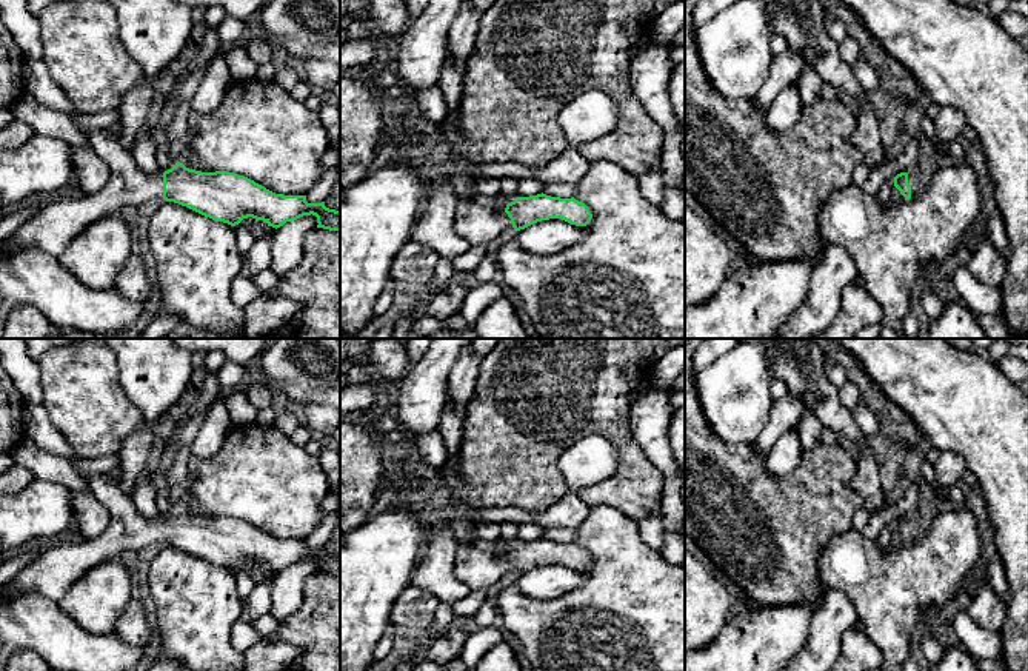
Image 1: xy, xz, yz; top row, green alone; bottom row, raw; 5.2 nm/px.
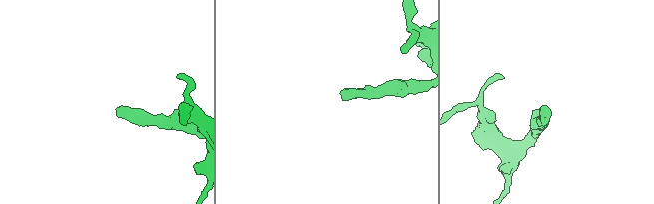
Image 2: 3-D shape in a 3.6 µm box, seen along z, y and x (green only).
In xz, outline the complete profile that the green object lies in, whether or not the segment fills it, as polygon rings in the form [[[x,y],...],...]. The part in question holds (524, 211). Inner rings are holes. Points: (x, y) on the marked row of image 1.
[[[542,192],[517,197],[503,211],[494,211],[477,203],[472,195],[462,194],[456,206],[456,232],[469,245],[486,245],[506,229],[520,231],[549,219],[586,226],[592,214],[585,203],[574,197],[560,199]]]

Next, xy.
[[[106,129],[89,131],[85,132],[85,135],[92,151],[100,155],[111,169],[111,179],[106,186],[92,195],[78,194],[75,197],[52,197],[43,200],[40,209],[5,240],[3,251],[9,252],[34,245],[49,255],[58,257],[72,239],[95,220],[111,214],[129,214],[142,203],[151,200],[174,202],[231,226],[239,225],[243,219],[252,217],[277,229],[286,222],[312,214],[317,217],[317,228],[340,231],[340,211],[326,208],[325,202],[308,203],[306,195],[275,194],[235,172],[202,172],[189,169],[183,163],[175,163],[168,171],[146,174],[137,166],[131,149],[126,149],[118,140],[111,137]]]

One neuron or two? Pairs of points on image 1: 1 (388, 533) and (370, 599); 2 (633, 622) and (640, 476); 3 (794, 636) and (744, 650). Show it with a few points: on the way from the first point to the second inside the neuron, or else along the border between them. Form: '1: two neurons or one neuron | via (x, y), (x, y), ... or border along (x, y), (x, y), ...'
1: one neuron | via (385, 550), (370, 565), (370, 582)
2: two neurons | border along (605, 505), (617, 508), (637, 522)
3: one neuron | via (782, 636), (771, 636), (756, 645)

